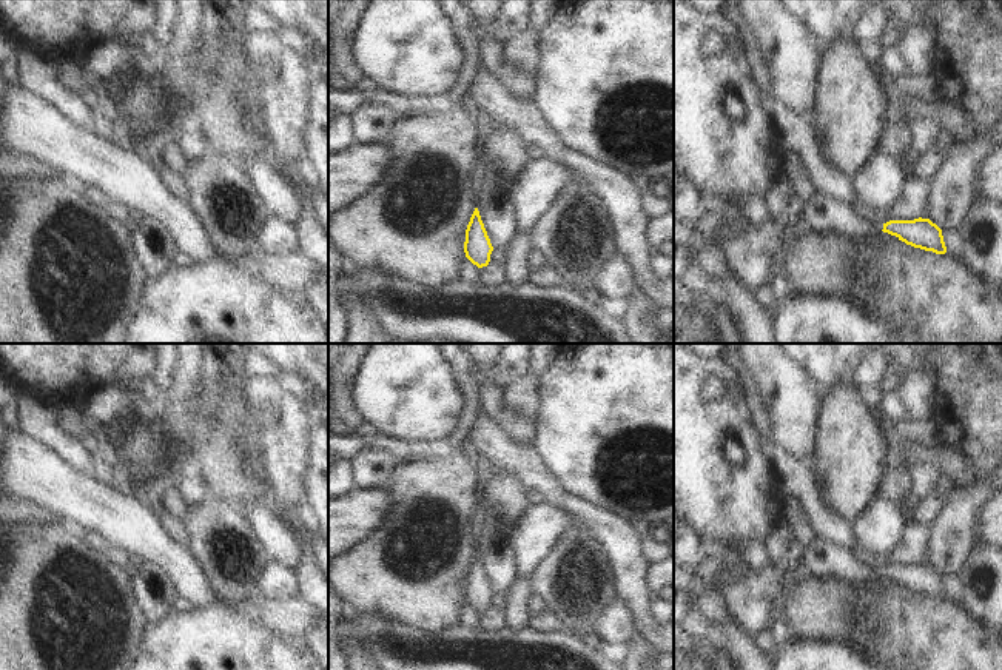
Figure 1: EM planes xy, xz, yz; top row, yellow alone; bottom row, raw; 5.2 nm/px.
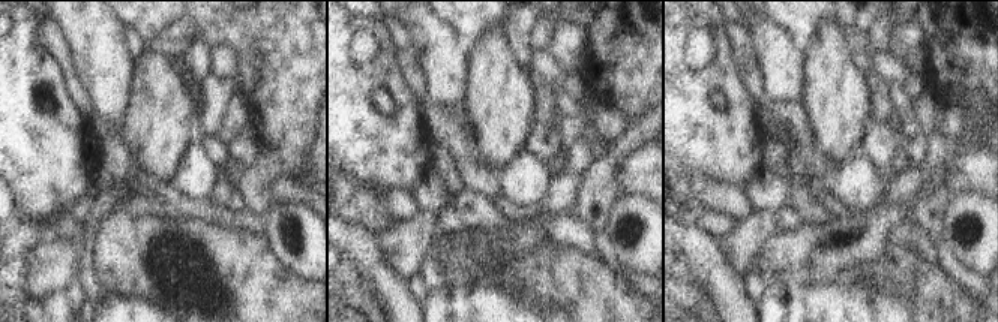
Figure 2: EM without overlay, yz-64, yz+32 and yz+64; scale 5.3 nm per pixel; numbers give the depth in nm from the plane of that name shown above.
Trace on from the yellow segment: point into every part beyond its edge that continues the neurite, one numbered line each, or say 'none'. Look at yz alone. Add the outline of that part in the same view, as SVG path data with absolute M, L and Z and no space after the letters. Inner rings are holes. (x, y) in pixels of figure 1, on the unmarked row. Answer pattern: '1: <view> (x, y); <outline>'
1: yz (831, 561); M815 538L808 547L808 559L815 564L822 578L840 578L857 582L869 578L880 578L883 568L869 568L860 564L851 553L831 541Z

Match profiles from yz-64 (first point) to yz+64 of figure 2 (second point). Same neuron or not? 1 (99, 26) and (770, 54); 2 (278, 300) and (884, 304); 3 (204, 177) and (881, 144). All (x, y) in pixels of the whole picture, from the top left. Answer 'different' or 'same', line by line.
1: same
2: different
3: different

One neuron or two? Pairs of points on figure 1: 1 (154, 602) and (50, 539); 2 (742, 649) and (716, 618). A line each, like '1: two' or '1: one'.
1: two
2: one

